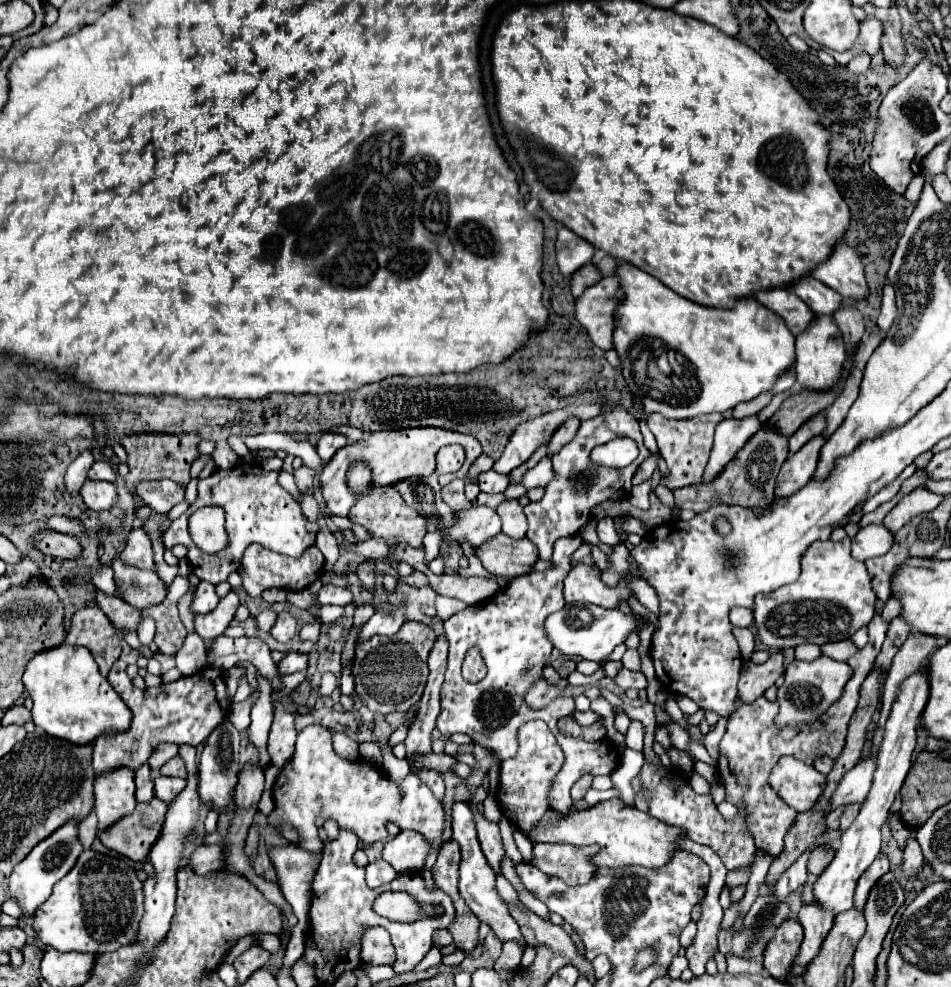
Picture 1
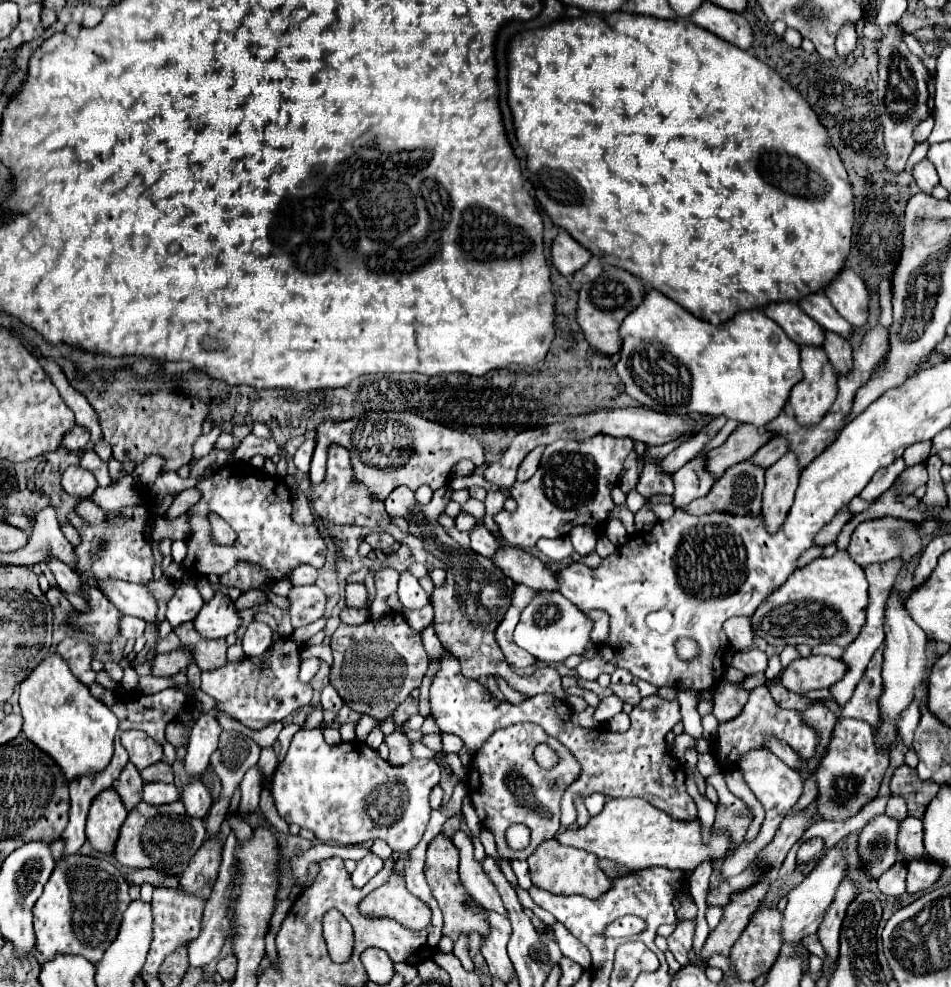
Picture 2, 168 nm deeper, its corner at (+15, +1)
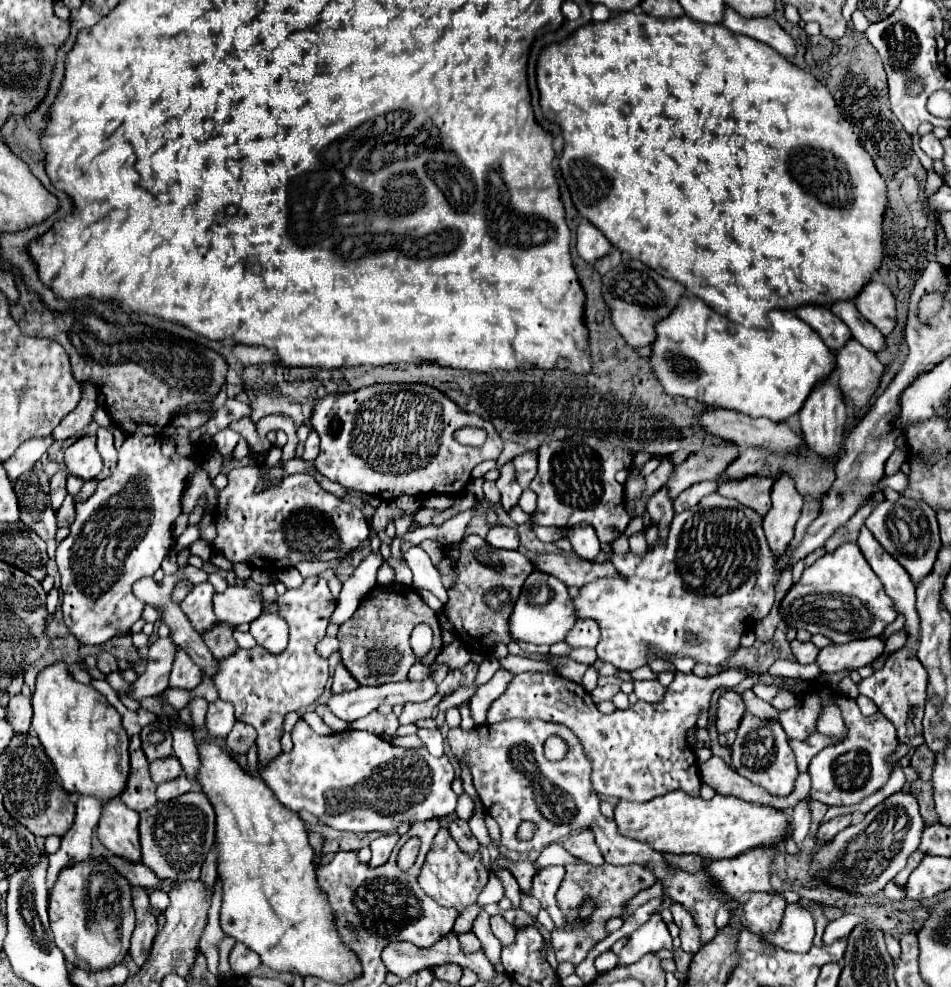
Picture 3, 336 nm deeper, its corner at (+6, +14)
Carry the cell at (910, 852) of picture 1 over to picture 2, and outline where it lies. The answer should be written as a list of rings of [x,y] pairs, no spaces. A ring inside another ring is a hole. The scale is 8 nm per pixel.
[[[897,861],[887,873],[883,873],[883,877],[877,881],[879,885],[879,891],[885,895],[885,897],[893,897],[893,899],[899,899],[903,893],[905,893],[905,875],[907,875],[907,867]]]

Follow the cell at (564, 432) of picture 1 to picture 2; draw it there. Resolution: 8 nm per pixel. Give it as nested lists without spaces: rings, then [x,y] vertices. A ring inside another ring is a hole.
[[[545,447],[533,449],[533,451],[521,461],[519,471],[517,471],[517,481],[529,481],[529,479],[535,475],[535,471],[537,471],[537,467],[539,467],[539,461],[541,461],[541,455],[543,455],[543,449],[545,449]]]

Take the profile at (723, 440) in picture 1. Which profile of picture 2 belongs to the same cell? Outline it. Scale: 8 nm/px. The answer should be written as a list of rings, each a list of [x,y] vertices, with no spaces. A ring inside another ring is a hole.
[[[695,457],[685,463],[673,477],[675,493],[673,493],[673,507],[683,509],[697,497],[705,497],[713,487],[711,475],[705,471],[705,457]]]

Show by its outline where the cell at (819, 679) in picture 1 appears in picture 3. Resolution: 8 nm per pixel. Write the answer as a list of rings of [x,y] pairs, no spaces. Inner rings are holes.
[[[880,638],[852,640],[846,644],[830,644],[820,650],[816,664],[824,674],[840,672],[840,670],[856,670],[876,660],[882,654],[882,650],[884,650],[884,640]]]

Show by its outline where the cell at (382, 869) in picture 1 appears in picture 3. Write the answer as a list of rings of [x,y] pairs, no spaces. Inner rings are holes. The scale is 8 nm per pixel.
[[[386,834],[386,836],[376,838],[376,840],[370,844],[370,848],[372,848],[372,858],[370,858],[368,866],[370,866],[370,868],[378,868],[378,866],[386,864],[386,860],[388,860],[394,844],[398,842],[398,838],[400,838],[398,834]]]

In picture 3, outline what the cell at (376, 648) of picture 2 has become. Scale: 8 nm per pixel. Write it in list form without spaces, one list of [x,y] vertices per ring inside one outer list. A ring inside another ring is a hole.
[[[400,584],[376,586],[360,602],[354,616],[340,626],[338,642],[340,642],[342,664],[358,680],[360,686],[404,682],[408,670],[416,662],[422,662],[426,666],[434,662],[436,654],[442,648],[440,632],[442,630],[436,612],[428,604],[424,604],[424,600],[416,594],[412,586],[400,586]],[[422,622],[426,622],[434,630],[434,646],[424,658],[418,658],[410,646],[410,632],[416,624]]]

